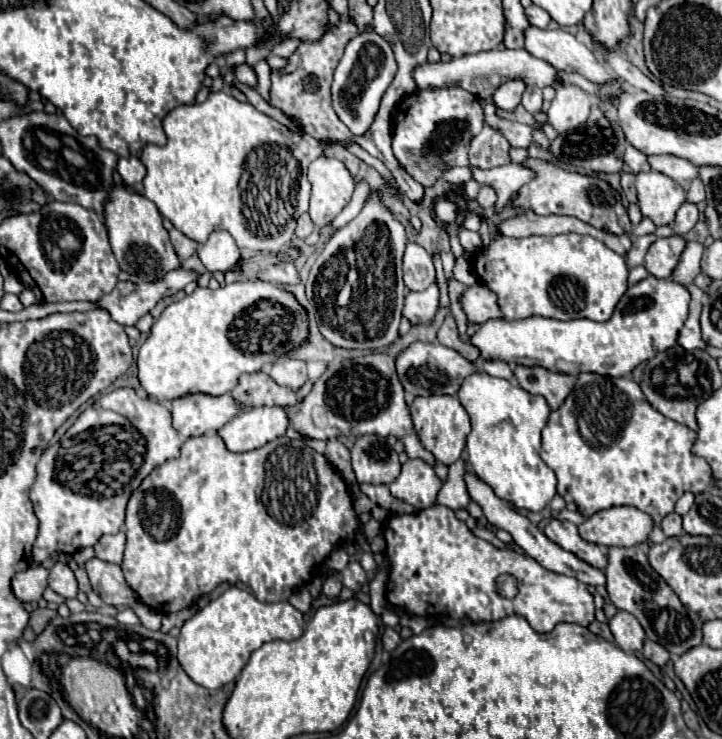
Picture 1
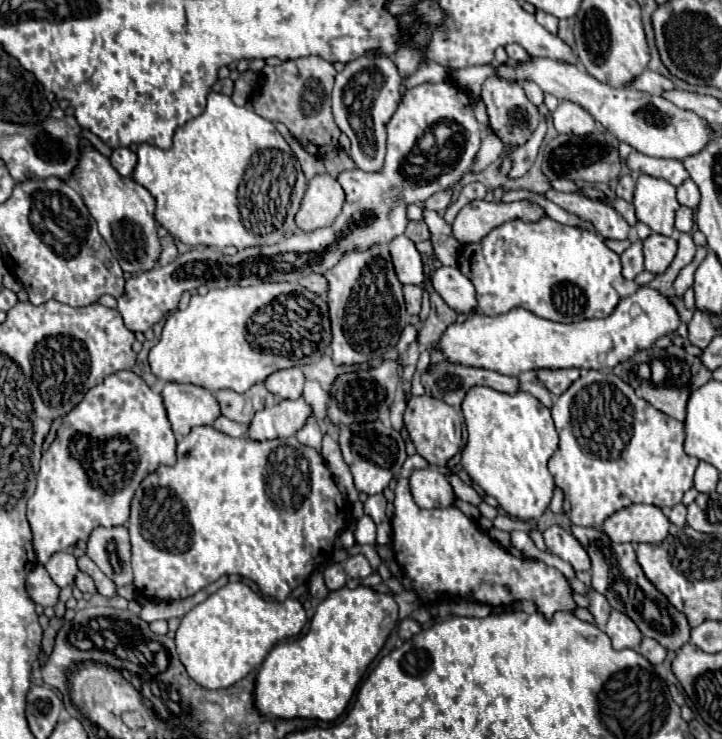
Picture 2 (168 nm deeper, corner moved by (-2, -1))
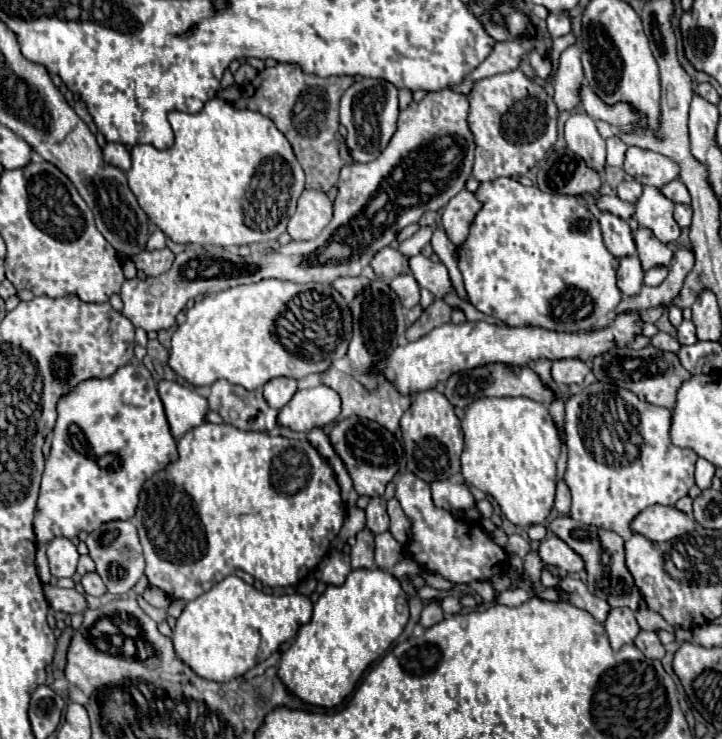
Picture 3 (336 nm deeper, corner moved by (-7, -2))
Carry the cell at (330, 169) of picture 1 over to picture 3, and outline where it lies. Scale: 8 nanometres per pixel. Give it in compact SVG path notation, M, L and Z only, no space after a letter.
M304 190L296 214L288 222L288 234L292 240L316 238L332 220L332 200L320 190Z

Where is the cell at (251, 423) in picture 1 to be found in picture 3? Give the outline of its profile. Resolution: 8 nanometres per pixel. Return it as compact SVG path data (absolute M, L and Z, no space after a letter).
M316 386L316 388L298 390L294 394L294 398L278 412L278 424L286 426L290 430L308 434L314 428L322 428L322 426L328 426L330 422L334 422L334 418L338 414L340 414L340 396L328 386Z

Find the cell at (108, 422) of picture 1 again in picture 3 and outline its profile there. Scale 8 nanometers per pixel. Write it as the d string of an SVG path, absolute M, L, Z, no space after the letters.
M128 364L110 378L92 378L74 388L58 402L58 420L54 426L52 452L42 474L40 498L34 516L34 534L40 544L52 538L74 538L80 532L92 532L96 526L112 520L130 520L138 506L142 484L158 470L178 458L176 440L168 430L164 406L160 402L152 374L142 366Z

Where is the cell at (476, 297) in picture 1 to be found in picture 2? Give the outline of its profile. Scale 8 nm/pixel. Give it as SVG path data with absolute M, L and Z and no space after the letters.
M439 267L431 275L433 289L443 297L451 309L457 313L473 313L475 305L475 287L467 277L461 275L457 267Z

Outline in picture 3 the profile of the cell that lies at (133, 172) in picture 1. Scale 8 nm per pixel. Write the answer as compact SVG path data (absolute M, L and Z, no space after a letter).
M108 142L102 152L104 152L104 160L106 160L107 164L116 166L116 168L120 168L120 170L124 170L124 172L130 170L132 160L130 160L130 152L128 152L126 146Z

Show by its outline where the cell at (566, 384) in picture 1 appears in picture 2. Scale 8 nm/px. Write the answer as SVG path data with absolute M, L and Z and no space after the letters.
M539 369L537 375L539 381L557 397L579 377L579 369Z

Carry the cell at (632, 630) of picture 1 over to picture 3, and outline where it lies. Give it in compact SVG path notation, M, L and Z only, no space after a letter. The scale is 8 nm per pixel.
M614 608L610 610L604 628L610 636L610 644L614 650L620 650L624 644L632 644L636 634L640 632L640 626L636 622L636 616L628 608Z

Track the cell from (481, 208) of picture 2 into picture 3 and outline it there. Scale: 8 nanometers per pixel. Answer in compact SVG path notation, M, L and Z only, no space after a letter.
M462 190L460 194L456 194L456 198L452 198L446 204L446 210L442 214L442 228L446 230L452 244L456 246L464 244L464 238L468 238L468 230L472 226L472 218L476 218L478 212L480 202L468 190Z

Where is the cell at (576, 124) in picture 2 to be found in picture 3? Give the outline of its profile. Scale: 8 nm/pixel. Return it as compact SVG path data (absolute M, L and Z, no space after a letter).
M572 114L564 126L564 136L568 148L586 160L594 170L604 170L606 166L606 142L598 134L594 120L588 114Z

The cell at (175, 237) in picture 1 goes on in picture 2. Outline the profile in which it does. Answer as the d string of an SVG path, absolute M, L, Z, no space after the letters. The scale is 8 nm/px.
M163 237L161 239L161 255L159 255L159 261L157 261L157 265L167 265L167 263L171 263L173 259L177 257L177 247L175 247L175 241L173 241L173 237Z

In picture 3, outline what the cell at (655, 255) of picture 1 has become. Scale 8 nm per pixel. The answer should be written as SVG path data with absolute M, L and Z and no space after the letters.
M638 228L634 232L634 240L636 240L636 248L638 248L640 262L642 262L644 270L650 270L650 268L656 268L656 266L668 266L670 264L674 252L670 250L668 244L660 242L652 234L652 230Z

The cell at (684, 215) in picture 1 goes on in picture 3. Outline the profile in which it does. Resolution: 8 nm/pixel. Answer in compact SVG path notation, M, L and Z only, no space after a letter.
M676 204L674 218L676 218L676 222L678 222L682 228L688 228L690 222L692 222L692 208L690 208L688 204Z

